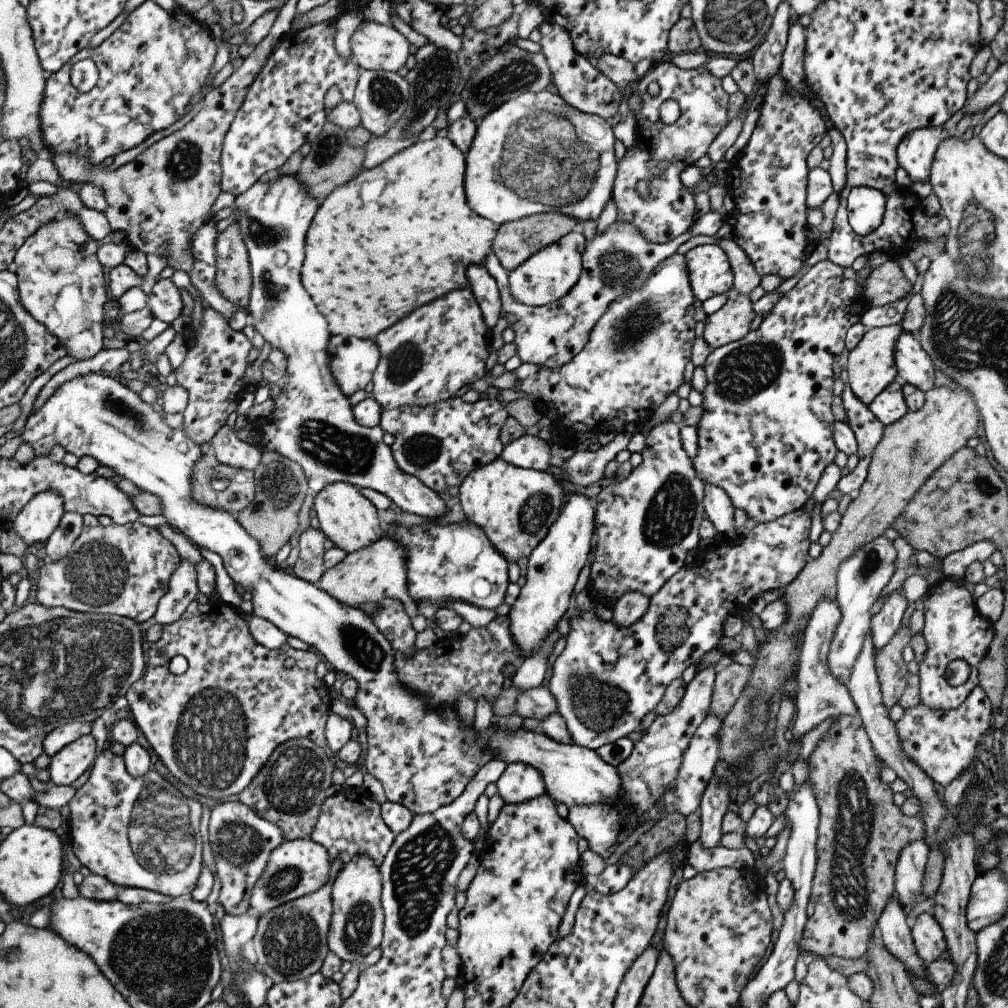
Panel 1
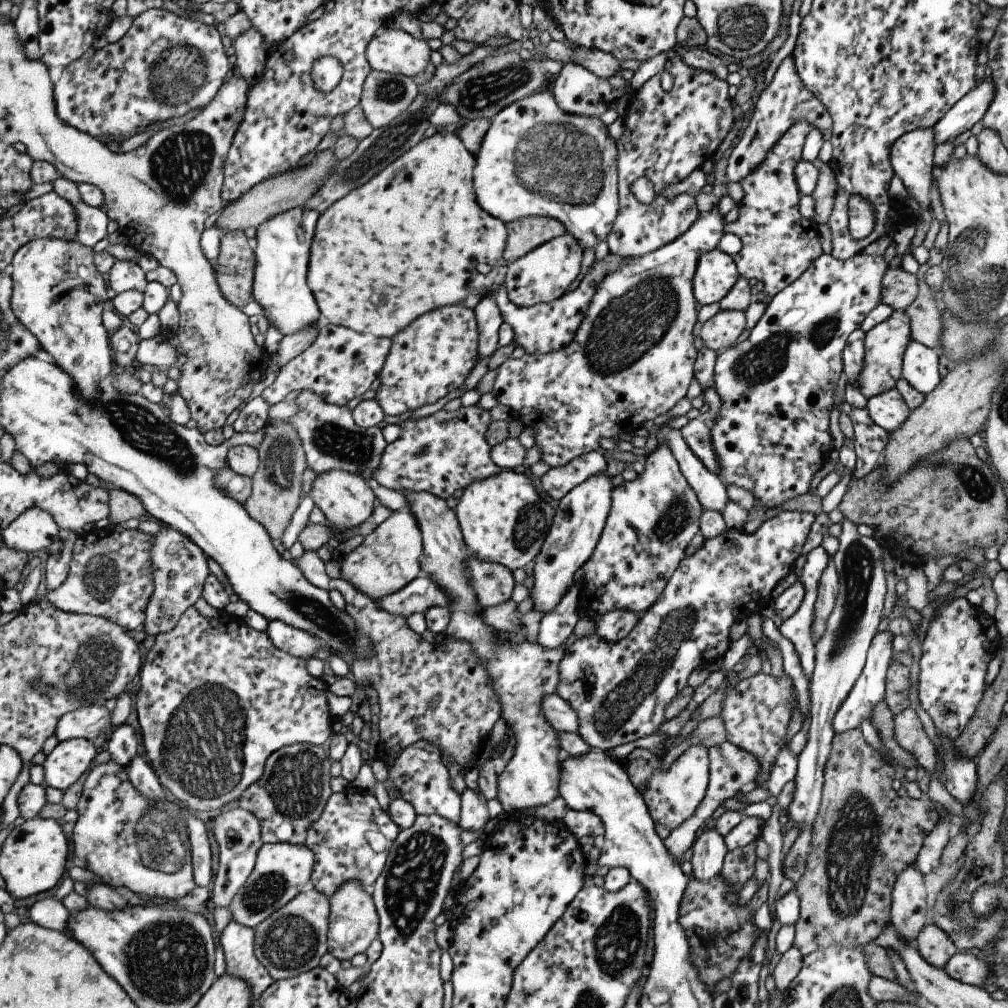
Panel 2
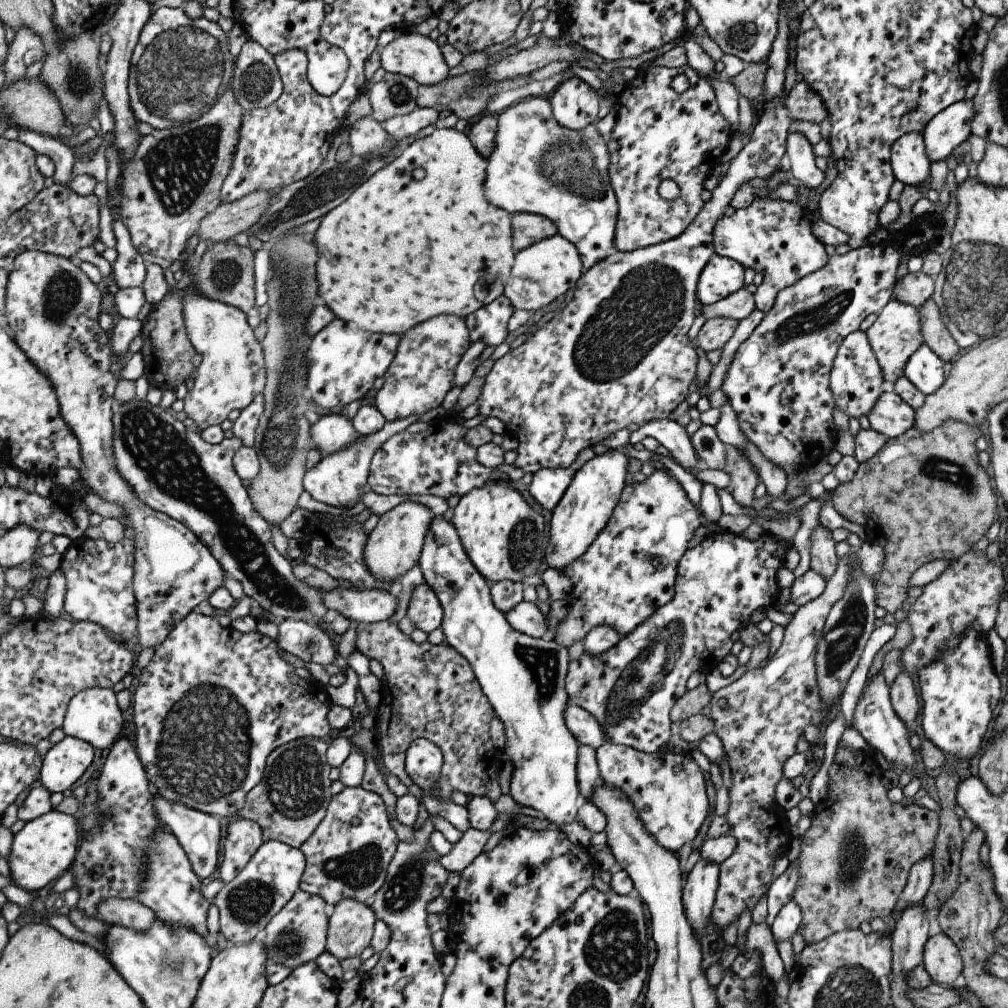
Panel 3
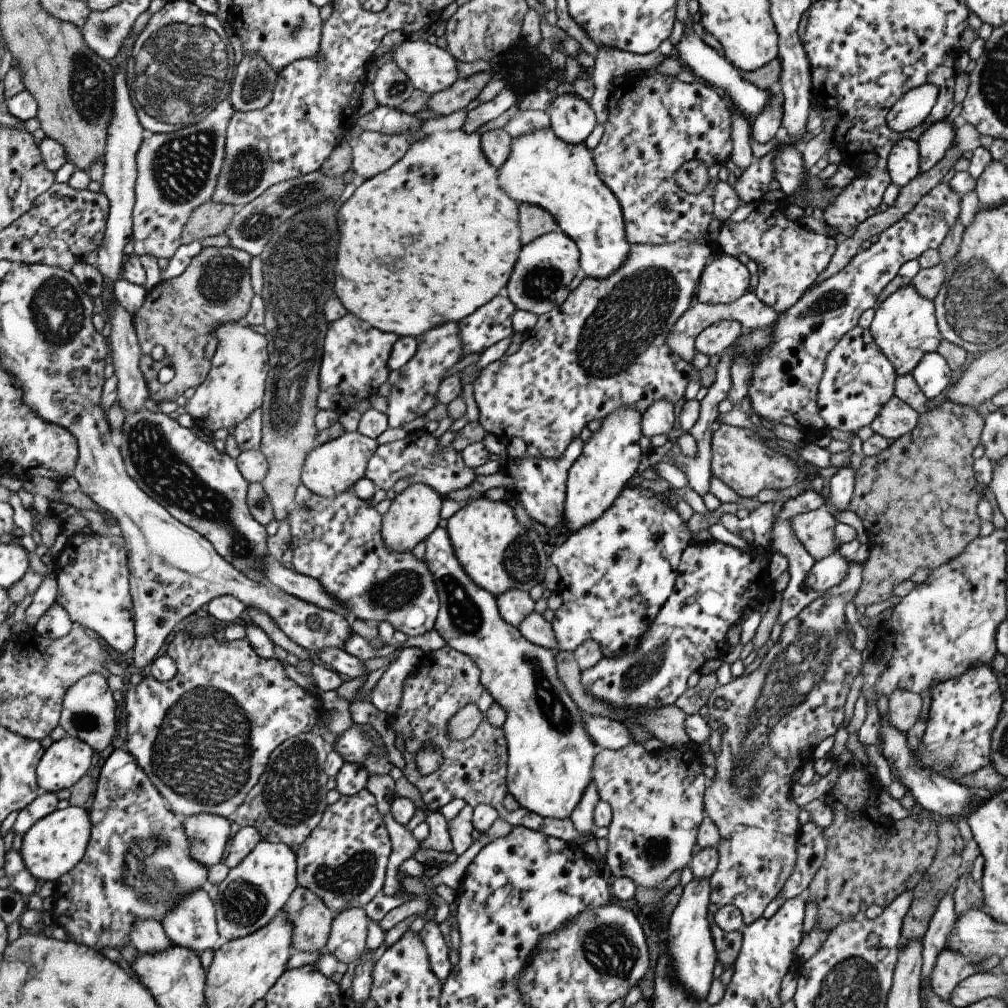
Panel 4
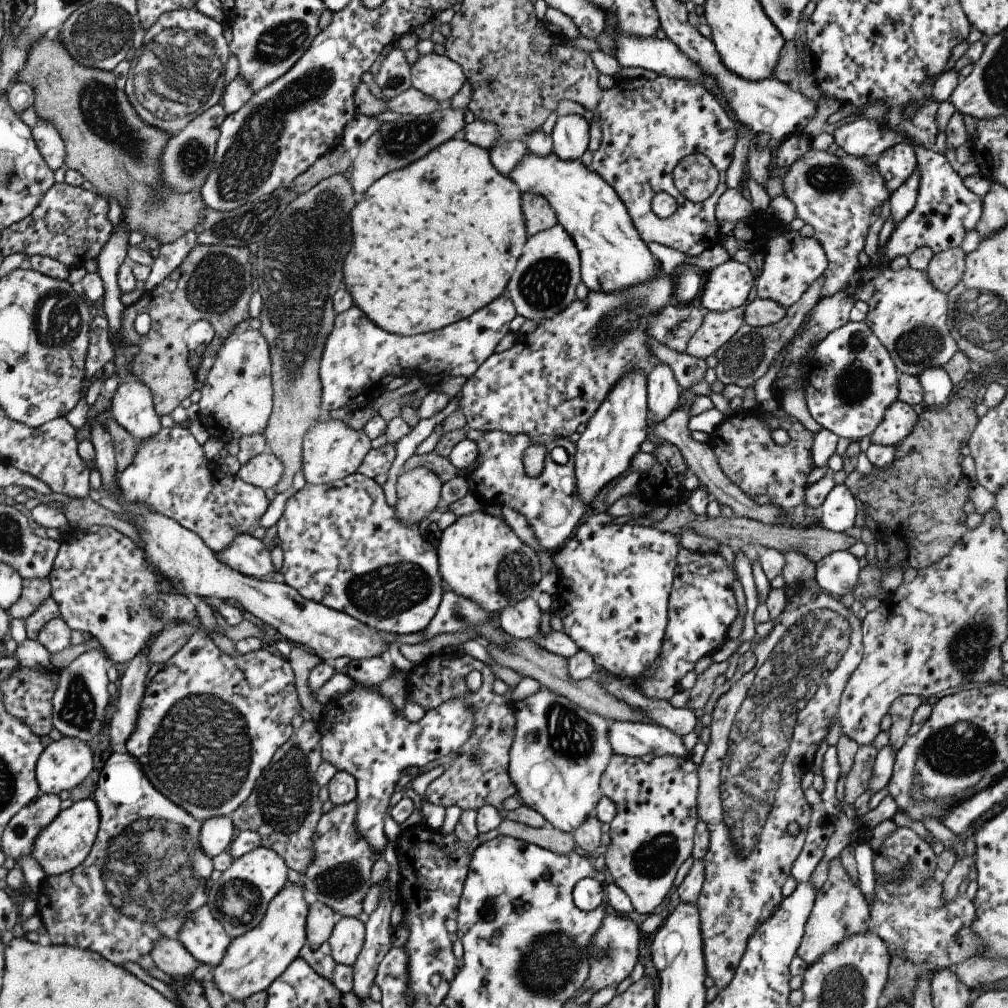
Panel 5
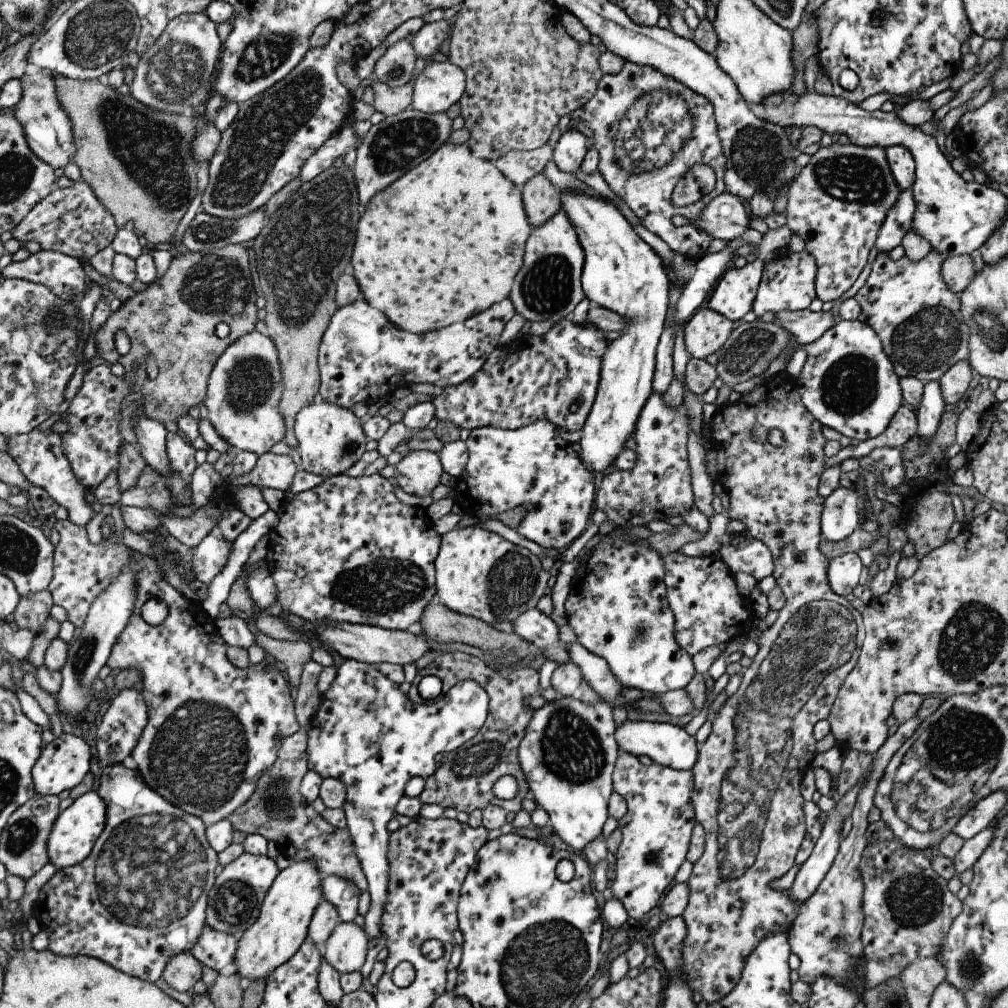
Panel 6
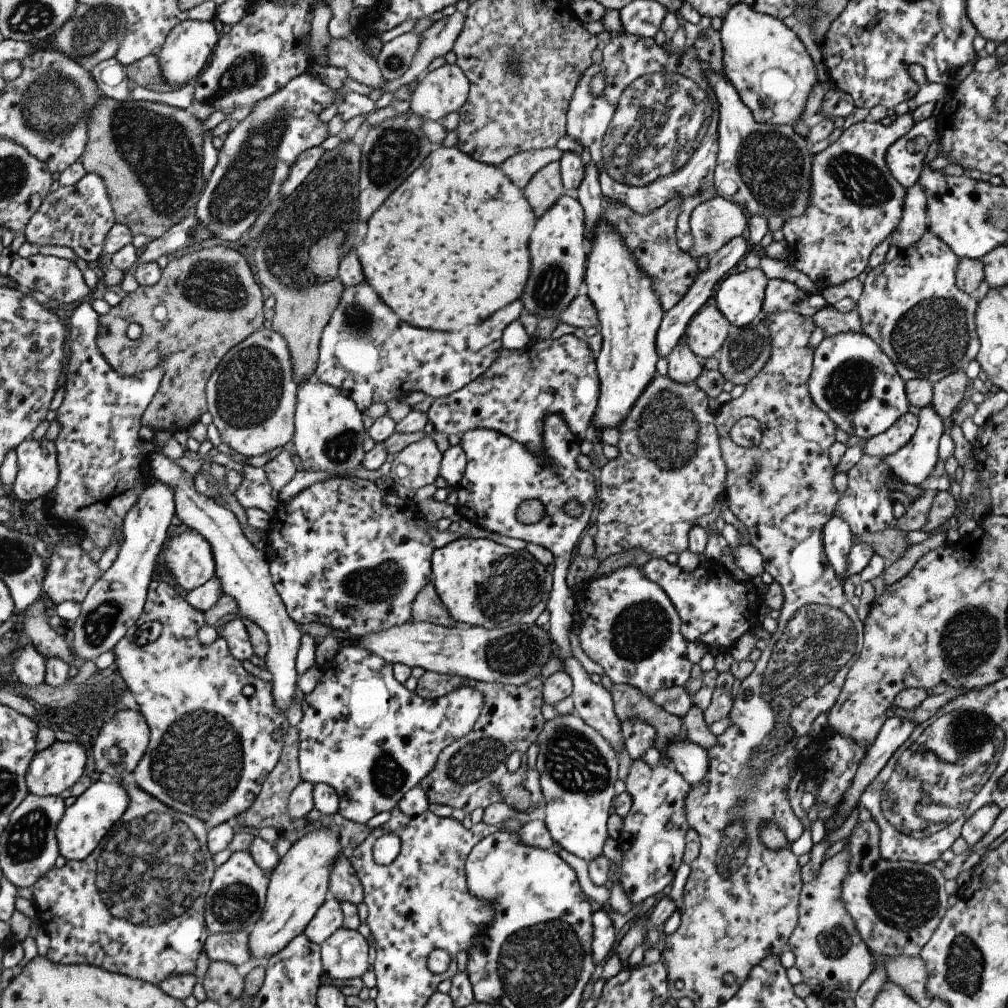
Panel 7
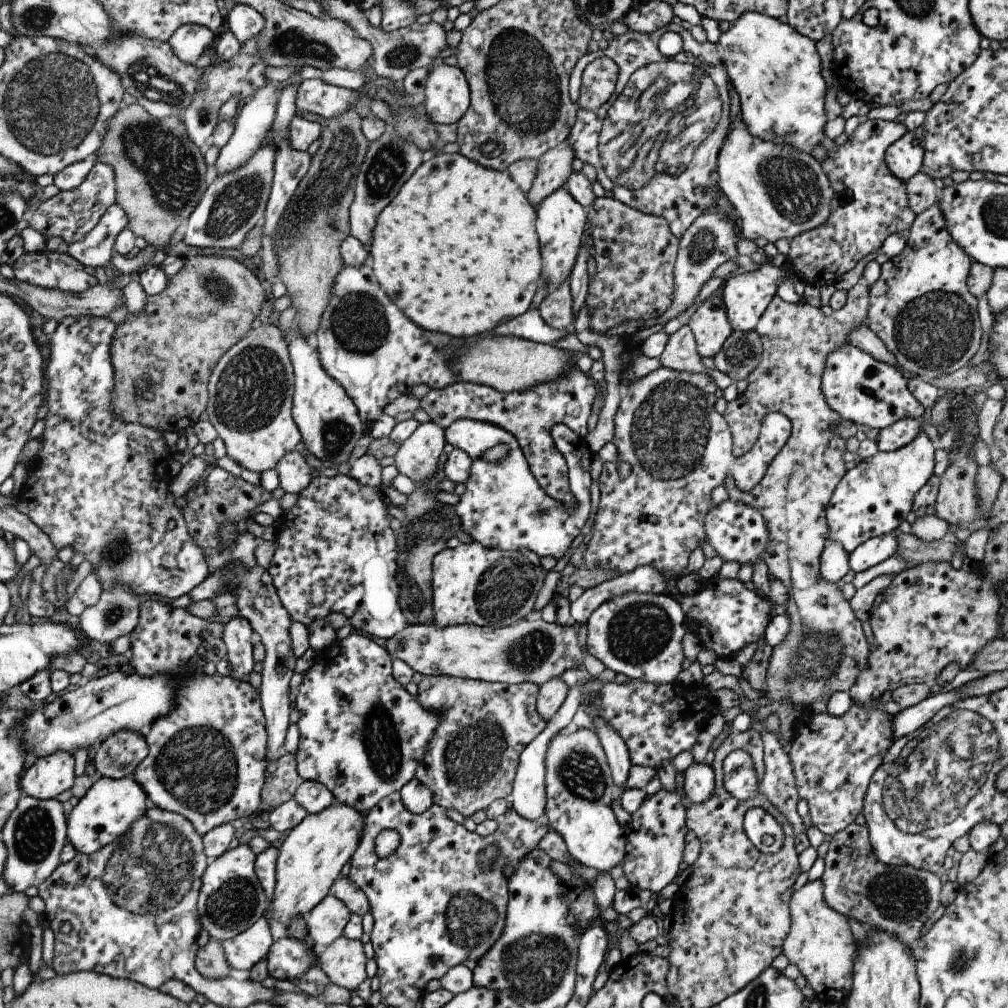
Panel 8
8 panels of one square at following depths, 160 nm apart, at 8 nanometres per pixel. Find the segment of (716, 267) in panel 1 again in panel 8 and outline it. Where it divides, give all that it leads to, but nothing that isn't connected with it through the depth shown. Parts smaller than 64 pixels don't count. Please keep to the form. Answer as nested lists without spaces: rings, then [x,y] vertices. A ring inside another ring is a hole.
[[[764,259],[755,270],[743,271],[741,274],[731,274],[727,276],[719,289],[721,302],[724,306],[726,317],[733,331],[747,333],[753,331],[757,321],[769,301],[776,295],[775,290],[784,272],[770,263],[769,259]]]

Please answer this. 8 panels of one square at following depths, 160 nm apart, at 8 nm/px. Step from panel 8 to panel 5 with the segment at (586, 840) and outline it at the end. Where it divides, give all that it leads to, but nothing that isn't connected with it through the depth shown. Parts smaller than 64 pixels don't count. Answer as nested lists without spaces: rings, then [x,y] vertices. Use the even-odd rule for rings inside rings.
[[[545,687],[538,689],[536,692],[520,701],[512,702],[511,707],[514,714],[514,733],[508,752],[508,775],[510,781],[514,784],[516,790],[515,795],[524,808],[529,807],[537,811],[537,814],[540,814],[548,822],[548,826],[570,833],[574,828],[577,828],[585,818],[594,812],[595,803],[598,801],[598,798],[601,797],[598,784],[600,783],[604,768],[612,755],[610,742],[607,738],[609,722],[600,716],[588,713],[585,709],[573,704],[569,699]]]

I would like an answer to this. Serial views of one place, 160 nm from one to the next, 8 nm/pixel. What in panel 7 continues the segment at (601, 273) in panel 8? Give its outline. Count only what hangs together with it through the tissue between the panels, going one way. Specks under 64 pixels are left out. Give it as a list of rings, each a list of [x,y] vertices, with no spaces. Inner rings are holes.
[[[671,197],[663,206],[647,215],[640,215],[628,209],[625,205],[616,202],[615,205],[604,204],[601,219],[607,221],[620,235],[625,246],[634,254],[640,269],[652,280],[652,289],[658,294],[661,308],[668,311],[686,293],[689,285],[697,274],[697,261],[687,252],[683,252],[677,245],[674,237],[676,218],[680,213],[681,197]]]

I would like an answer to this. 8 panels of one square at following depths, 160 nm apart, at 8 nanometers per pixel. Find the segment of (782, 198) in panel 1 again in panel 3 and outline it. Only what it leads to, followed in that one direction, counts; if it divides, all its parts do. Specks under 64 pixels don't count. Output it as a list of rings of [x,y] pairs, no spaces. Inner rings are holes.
[[[785,167],[775,174],[771,174],[769,178],[765,179],[766,191],[758,191],[755,195],[755,200],[743,209],[735,209],[734,214],[728,217],[722,217],[715,222],[715,227],[712,229],[712,246],[714,253],[721,257],[729,258],[743,266],[743,269],[751,268],[755,273],[761,274],[763,280],[757,286],[757,290],[752,294],[754,299],[754,309],[760,312],[767,313],[773,302],[775,296],[789,286],[793,286],[795,282],[799,282],[801,278],[820,270],[827,264],[827,254],[825,253],[825,245],[819,242],[817,238],[811,234],[811,226],[809,226],[809,217],[806,208],[801,208],[799,204],[792,201],[782,201],[766,199],[766,194],[775,190],[779,184],[791,183]]]

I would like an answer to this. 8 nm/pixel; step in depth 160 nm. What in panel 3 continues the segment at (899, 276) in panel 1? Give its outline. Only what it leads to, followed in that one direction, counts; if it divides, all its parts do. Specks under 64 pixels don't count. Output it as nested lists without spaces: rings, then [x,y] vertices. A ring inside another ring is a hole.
[[[907,273],[893,284],[893,298],[905,304],[919,307],[925,300],[932,298],[934,280],[927,274]]]

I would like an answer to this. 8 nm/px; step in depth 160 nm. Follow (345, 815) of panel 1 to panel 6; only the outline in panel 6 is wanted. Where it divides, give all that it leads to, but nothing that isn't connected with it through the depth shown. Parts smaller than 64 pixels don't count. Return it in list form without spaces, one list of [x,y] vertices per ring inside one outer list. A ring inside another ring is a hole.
[[[334,874],[322,875],[320,893],[336,908],[339,921],[349,922],[355,918],[360,890],[351,880]]]

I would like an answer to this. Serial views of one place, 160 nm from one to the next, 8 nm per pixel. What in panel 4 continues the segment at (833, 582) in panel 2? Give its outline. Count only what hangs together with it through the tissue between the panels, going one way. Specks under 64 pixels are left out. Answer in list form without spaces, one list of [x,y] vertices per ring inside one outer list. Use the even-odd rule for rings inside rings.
[[[824,506],[810,512],[795,514],[786,526],[814,562],[836,552],[834,530],[836,520]]]

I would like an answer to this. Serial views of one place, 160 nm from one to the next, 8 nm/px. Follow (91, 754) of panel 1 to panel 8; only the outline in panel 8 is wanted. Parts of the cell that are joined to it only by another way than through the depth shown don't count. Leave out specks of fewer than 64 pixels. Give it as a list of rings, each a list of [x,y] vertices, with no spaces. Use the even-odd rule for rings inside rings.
[[[57,751],[39,757],[20,781],[25,794],[36,799],[54,799],[63,790],[72,788],[73,757],[65,751]]]

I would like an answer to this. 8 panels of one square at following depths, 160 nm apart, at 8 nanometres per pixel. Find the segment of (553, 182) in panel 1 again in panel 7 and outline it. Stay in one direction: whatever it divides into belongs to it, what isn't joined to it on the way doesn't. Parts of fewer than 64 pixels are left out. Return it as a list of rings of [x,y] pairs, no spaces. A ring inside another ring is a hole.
[[[601,216],[588,238],[586,255],[582,292],[596,310],[599,321],[597,330],[602,336],[599,352],[594,357],[598,376],[598,399],[590,420],[599,432],[604,429],[617,429],[641,391],[657,374],[655,339],[664,310],[661,308],[658,294],[652,289],[652,280],[640,269],[634,254],[625,246],[621,235],[607,221],[601,219]]]

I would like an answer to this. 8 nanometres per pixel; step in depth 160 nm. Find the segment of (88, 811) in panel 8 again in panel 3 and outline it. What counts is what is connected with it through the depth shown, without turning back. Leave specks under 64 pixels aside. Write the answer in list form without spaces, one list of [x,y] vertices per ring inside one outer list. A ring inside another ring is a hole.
[[[52,809],[46,814],[25,823],[16,834],[12,834],[9,852],[9,878],[11,884],[27,893],[37,893],[39,888],[53,882],[59,874],[71,866],[77,852],[77,826],[72,815]]]

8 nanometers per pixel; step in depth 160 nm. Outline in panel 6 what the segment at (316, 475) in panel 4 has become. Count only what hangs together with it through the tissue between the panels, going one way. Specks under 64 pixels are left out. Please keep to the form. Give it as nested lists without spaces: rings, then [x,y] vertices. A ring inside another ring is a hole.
[[[317,394],[294,418],[295,450],[301,459],[299,468],[321,478],[342,475],[365,451],[367,441],[358,418],[349,410],[325,402]]]

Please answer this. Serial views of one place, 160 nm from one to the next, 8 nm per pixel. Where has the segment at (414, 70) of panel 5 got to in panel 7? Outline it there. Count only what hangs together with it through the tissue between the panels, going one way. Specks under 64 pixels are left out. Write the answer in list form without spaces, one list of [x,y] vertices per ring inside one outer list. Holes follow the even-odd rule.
[[[445,63],[415,82],[406,103],[417,117],[440,121],[463,104],[468,88],[465,73],[455,63]]]

